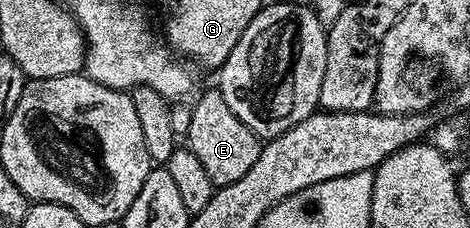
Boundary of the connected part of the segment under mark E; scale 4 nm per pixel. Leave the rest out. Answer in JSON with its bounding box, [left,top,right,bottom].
[183,89,262,187]

